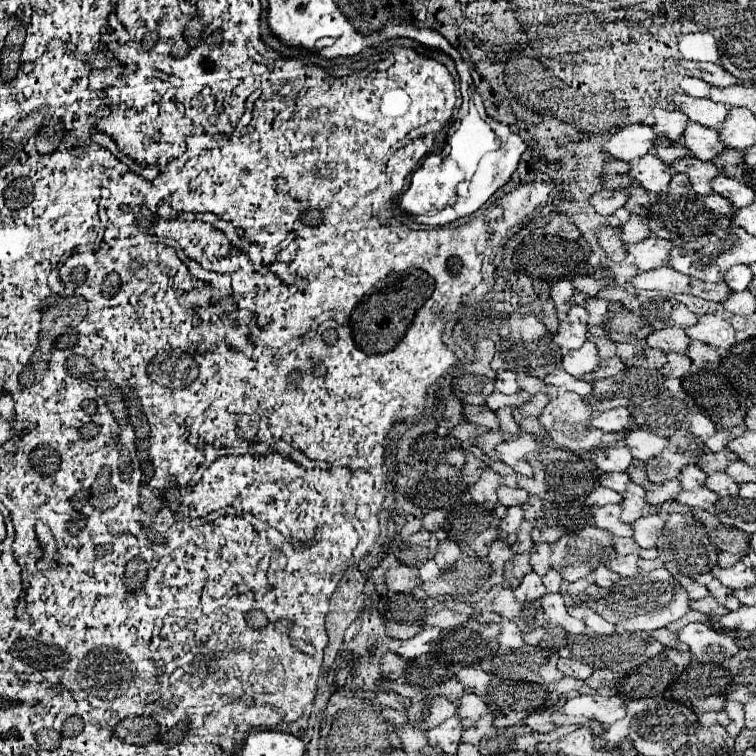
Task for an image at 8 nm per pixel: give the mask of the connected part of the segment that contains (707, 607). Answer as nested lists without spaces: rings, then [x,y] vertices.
[[[706,596],[706,598],[702,598],[702,600],[692,600],[692,602],[690,602],[690,608],[692,608],[692,610],[698,610],[698,612],[702,612],[702,614],[706,614],[708,618],[718,618],[718,616],[722,616],[722,614],[728,612],[728,610],[726,610],[722,604],[718,604],[712,596]]]

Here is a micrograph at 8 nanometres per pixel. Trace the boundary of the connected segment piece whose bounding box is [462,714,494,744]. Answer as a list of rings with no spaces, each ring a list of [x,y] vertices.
[[[484,714],[472,728],[466,728],[466,730],[462,732],[462,742],[468,742],[468,744],[480,744],[482,736],[492,728],[492,720],[494,720],[492,714]]]

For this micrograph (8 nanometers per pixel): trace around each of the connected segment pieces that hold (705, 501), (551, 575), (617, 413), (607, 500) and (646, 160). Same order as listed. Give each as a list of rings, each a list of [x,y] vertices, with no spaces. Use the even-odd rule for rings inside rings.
[[[696,488],[696,490],[690,490],[690,492],[678,492],[678,496],[674,496],[674,500],[680,502],[680,504],[710,510],[714,506],[714,502],[718,500],[718,496],[708,488]]]
[[[550,570],[550,572],[546,572],[546,576],[544,576],[542,580],[544,580],[544,586],[546,586],[546,590],[548,590],[548,592],[558,592],[558,590],[560,590],[562,576],[560,576],[558,572]]]
[[[616,408],[616,410],[608,410],[602,414],[596,414],[592,418],[592,426],[600,428],[604,432],[622,432],[628,428],[630,422],[630,414],[624,408]]]
[[[594,488],[590,492],[590,496],[586,498],[586,504],[592,508],[592,506],[604,506],[604,504],[620,504],[622,502],[622,494],[610,490],[610,488]]]
[[[646,154],[640,160],[630,162],[630,168],[626,174],[630,178],[634,178],[648,192],[668,190],[668,182],[670,182],[668,166],[660,158],[656,158],[654,154]]]

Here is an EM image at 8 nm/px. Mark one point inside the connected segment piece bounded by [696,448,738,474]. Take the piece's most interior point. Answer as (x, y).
(711, 461)

